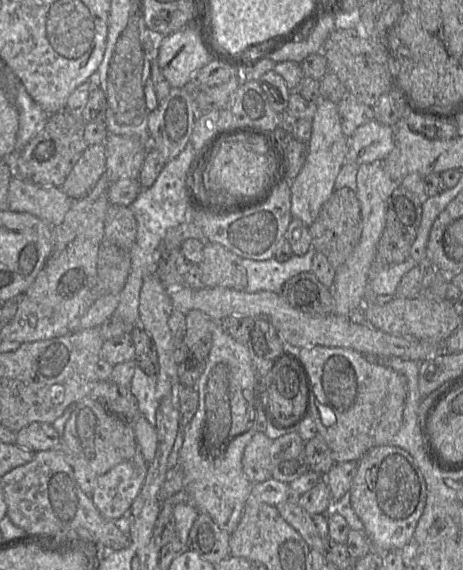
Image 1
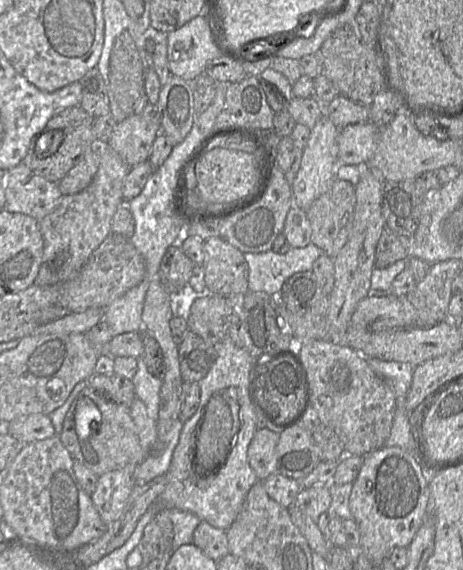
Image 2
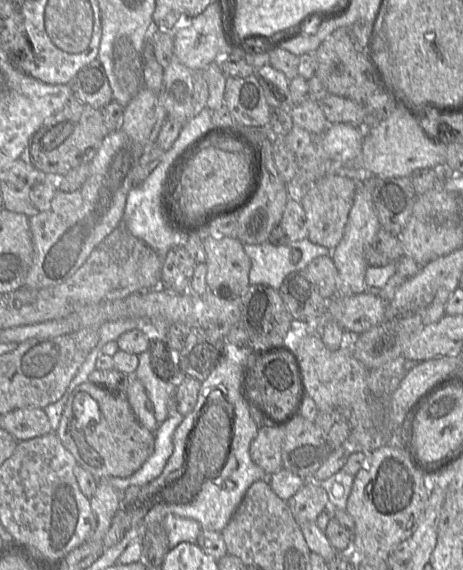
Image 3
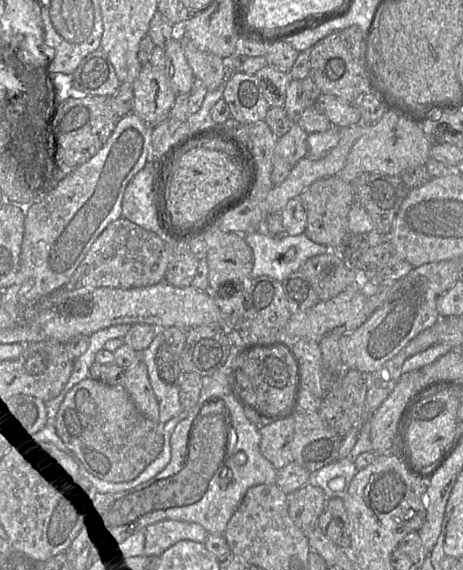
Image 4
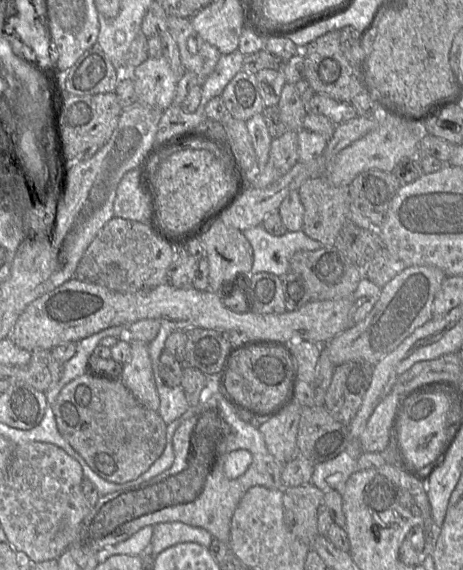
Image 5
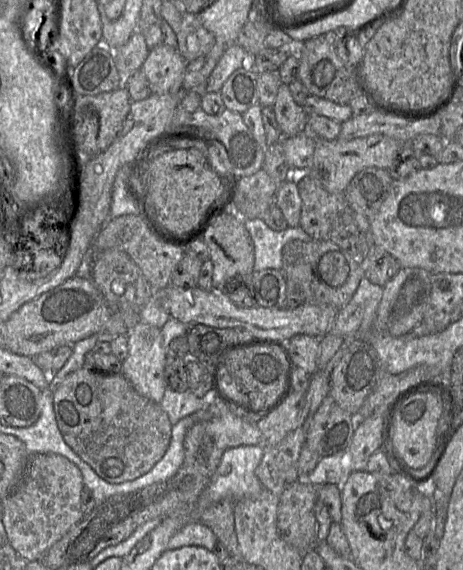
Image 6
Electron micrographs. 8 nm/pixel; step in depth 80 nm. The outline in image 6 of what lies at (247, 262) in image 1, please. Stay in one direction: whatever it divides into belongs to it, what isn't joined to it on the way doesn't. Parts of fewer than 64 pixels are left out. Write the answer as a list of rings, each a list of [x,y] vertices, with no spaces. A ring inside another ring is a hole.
[[[262,218],[244,220],[254,247],[253,271],[272,268],[282,269],[282,249],[292,240],[309,242],[311,238],[300,226],[287,226],[285,230],[272,230]]]

